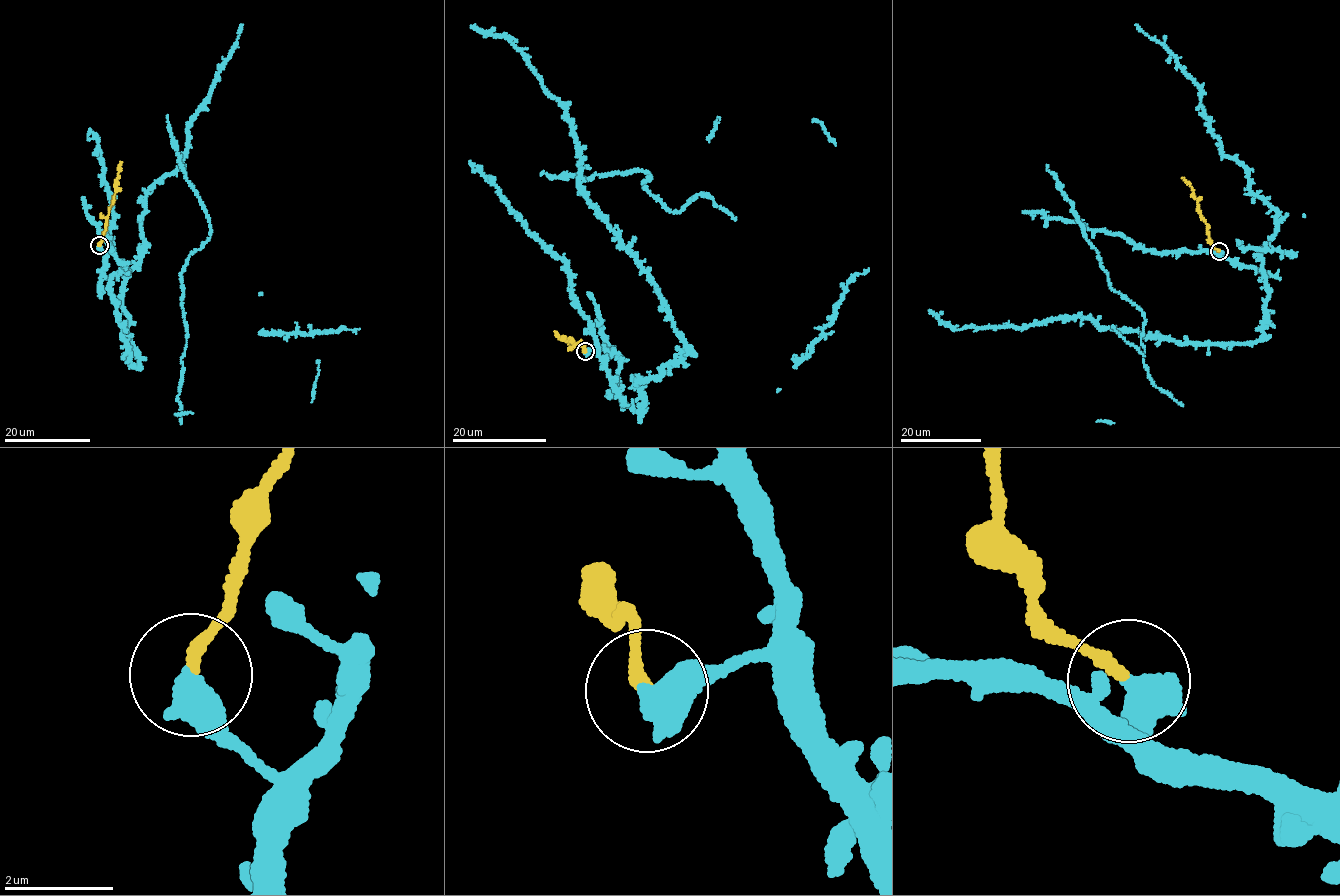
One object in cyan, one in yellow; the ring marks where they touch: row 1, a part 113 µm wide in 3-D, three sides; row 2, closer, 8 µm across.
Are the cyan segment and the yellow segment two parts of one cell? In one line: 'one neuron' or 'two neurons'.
two neurons

